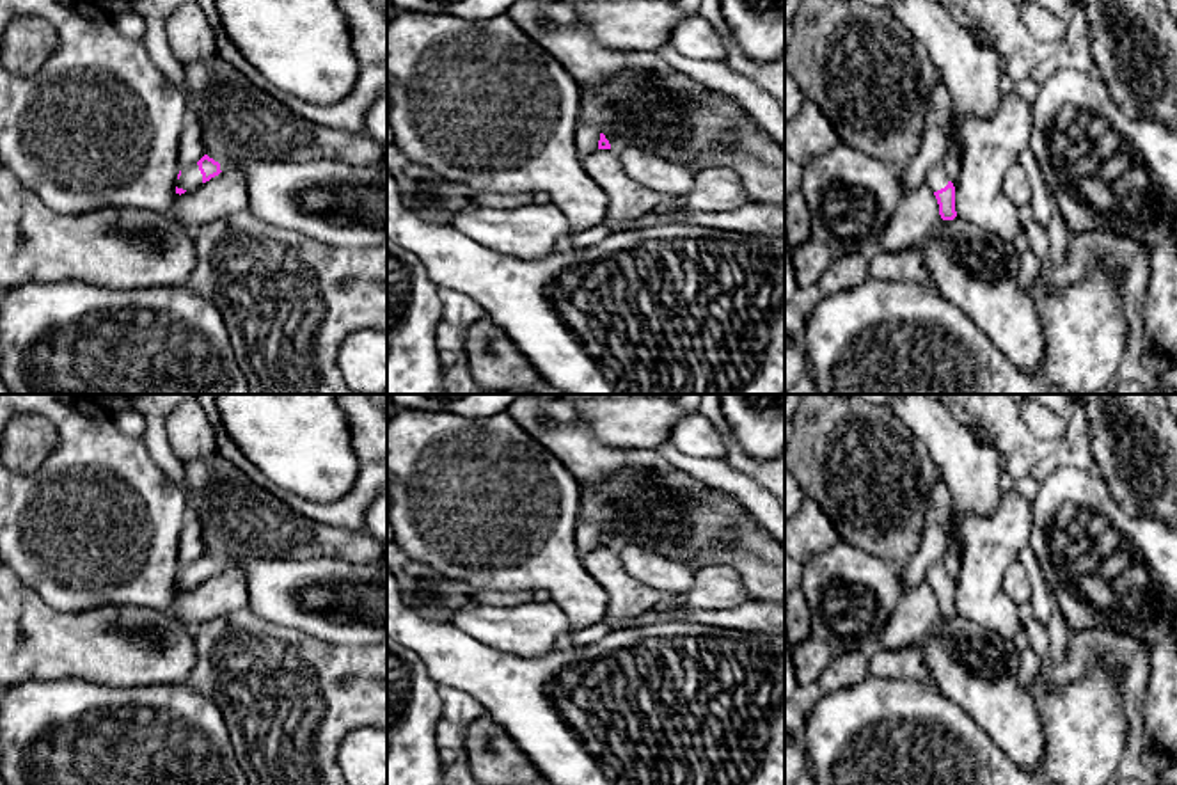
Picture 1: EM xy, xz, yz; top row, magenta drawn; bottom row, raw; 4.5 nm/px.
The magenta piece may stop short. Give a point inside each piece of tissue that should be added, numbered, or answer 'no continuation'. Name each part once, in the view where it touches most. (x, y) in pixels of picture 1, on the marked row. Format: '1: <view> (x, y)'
1: xy (190, 178)

